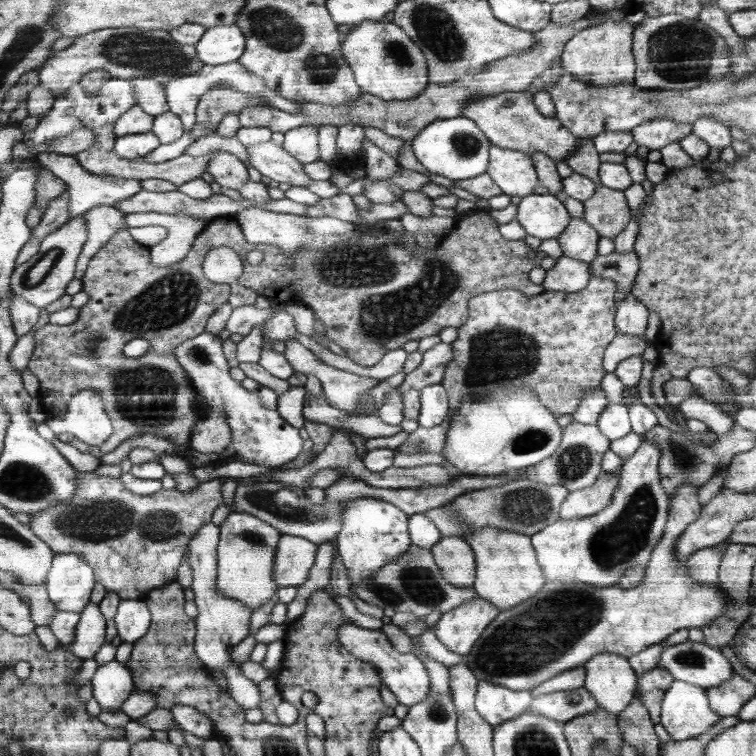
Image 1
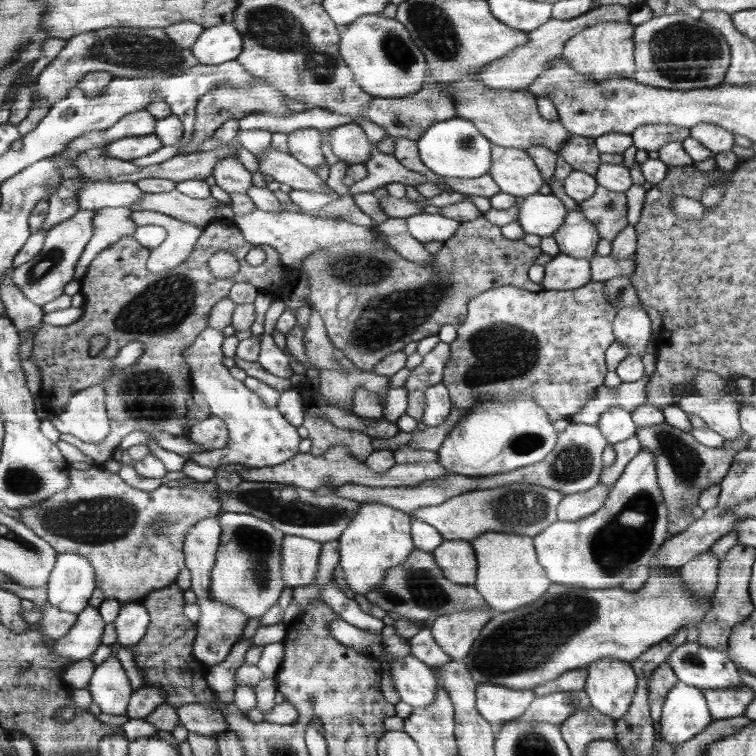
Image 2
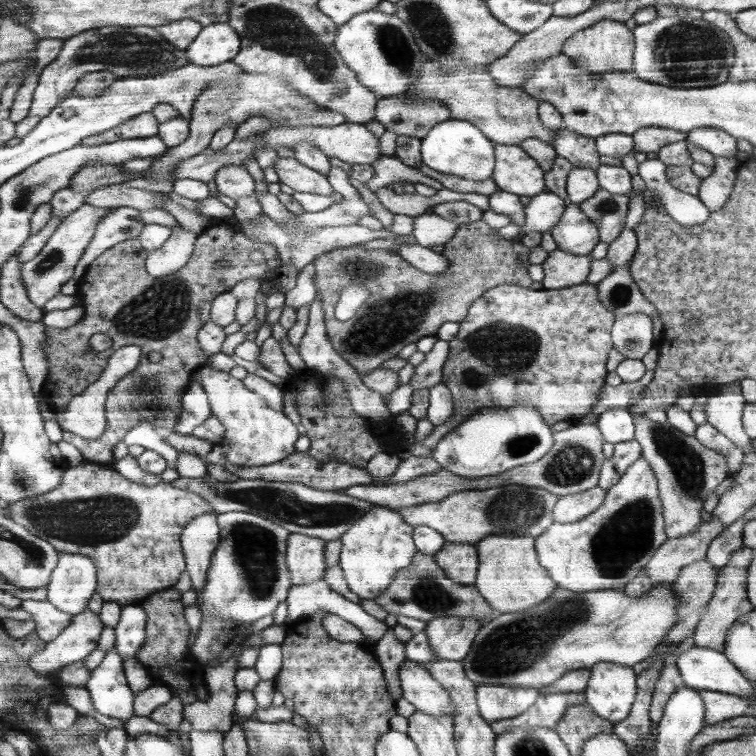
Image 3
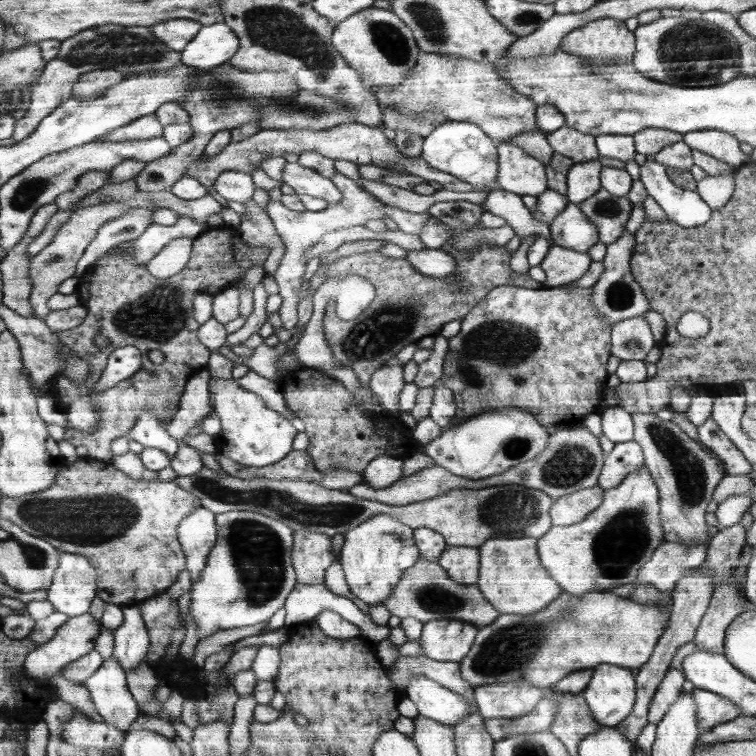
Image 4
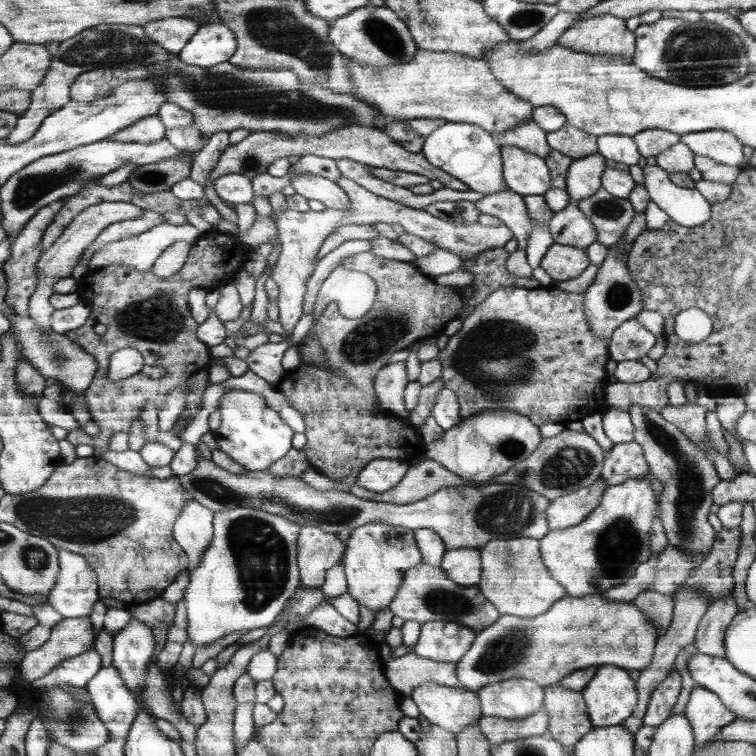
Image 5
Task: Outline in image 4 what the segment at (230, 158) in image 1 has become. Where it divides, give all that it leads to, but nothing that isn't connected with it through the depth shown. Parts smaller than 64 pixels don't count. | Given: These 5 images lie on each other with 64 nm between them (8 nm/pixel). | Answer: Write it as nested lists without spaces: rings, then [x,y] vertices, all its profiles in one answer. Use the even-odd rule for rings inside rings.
[[[228,170],[222,172],[215,180],[214,184],[216,192],[221,194],[227,201],[246,202],[252,199],[254,194],[254,182],[252,175],[238,172],[238,170]]]

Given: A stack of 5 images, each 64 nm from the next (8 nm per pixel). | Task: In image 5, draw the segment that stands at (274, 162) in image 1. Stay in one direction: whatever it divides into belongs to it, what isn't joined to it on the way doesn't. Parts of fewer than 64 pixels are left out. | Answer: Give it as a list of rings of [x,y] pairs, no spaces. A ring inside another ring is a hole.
[[[296,174],[291,178],[295,192],[306,199],[320,200],[327,208],[350,210],[352,203],[344,188],[336,181],[316,174]]]

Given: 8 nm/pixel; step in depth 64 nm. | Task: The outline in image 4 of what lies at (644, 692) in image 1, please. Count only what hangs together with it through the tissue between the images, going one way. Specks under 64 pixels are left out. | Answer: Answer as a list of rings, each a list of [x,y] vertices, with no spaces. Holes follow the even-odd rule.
[[[670,668],[666,672],[666,676],[658,685],[648,709],[647,720],[650,724],[658,724],[660,720],[664,719],[668,708],[671,708],[683,693],[682,684],[685,679],[683,671],[679,669]]]

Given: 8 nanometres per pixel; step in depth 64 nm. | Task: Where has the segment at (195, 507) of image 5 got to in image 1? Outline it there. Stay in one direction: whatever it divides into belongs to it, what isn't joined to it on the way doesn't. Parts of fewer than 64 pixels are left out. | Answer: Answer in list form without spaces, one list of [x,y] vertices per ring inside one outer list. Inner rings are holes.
[[[212,521],[200,527],[196,531],[196,536],[192,537],[190,544],[187,545],[188,564],[190,564],[192,572],[192,592],[195,594],[194,602],[197,604],[198,616],[196,616],[196,624],[198,625],[198,634],[196,635],[196,656],[212,668],[213,671],[222,671],[222,675],[226,675],[228,681],[228,692],[230,696],[244,710],[248,708],[260,708],[260,690],[257,683],[248,680],[242,672],[240,665],[232,662],[230,651],[234,646],[238,645],[244,637],[248,636],[250,629],[250,610],[238,602],[232,600],[228,596],[222,596],[216,588],[216,575],[218,575],[218,558],[217,547],[219,544],[220,527]]]

